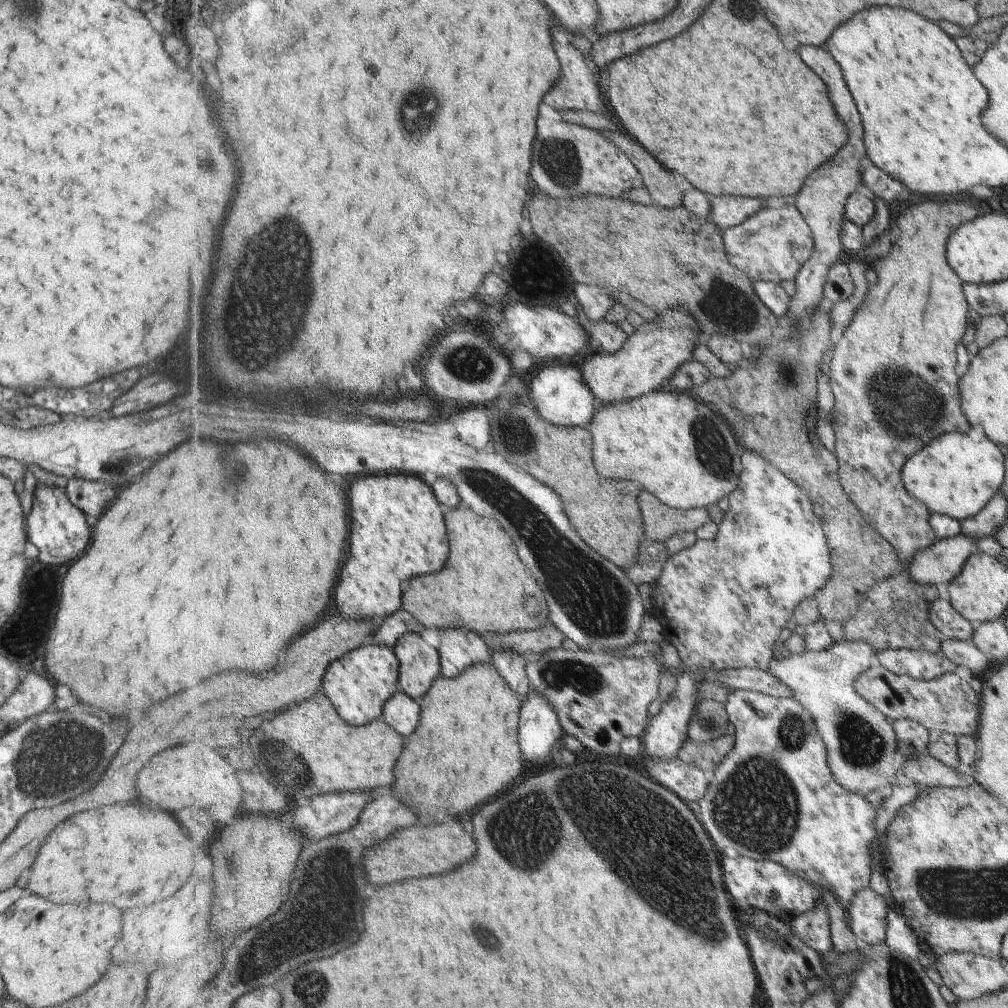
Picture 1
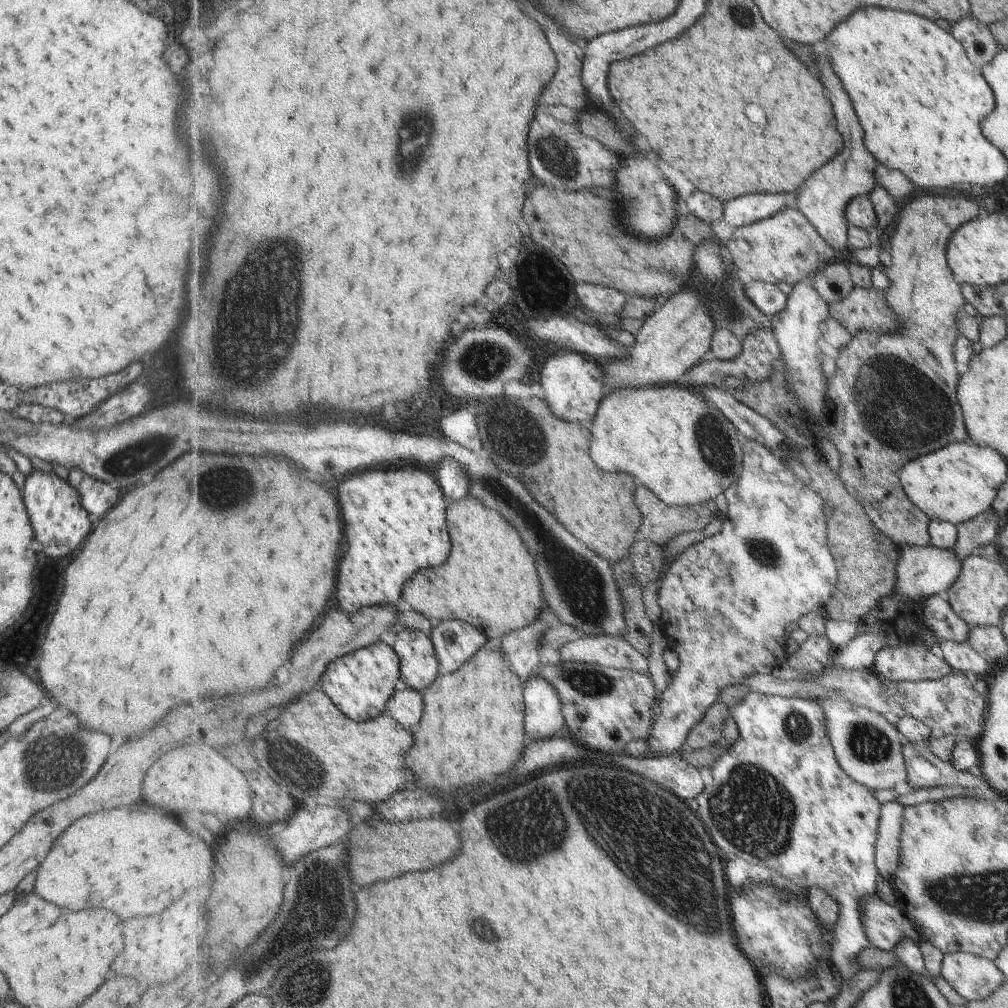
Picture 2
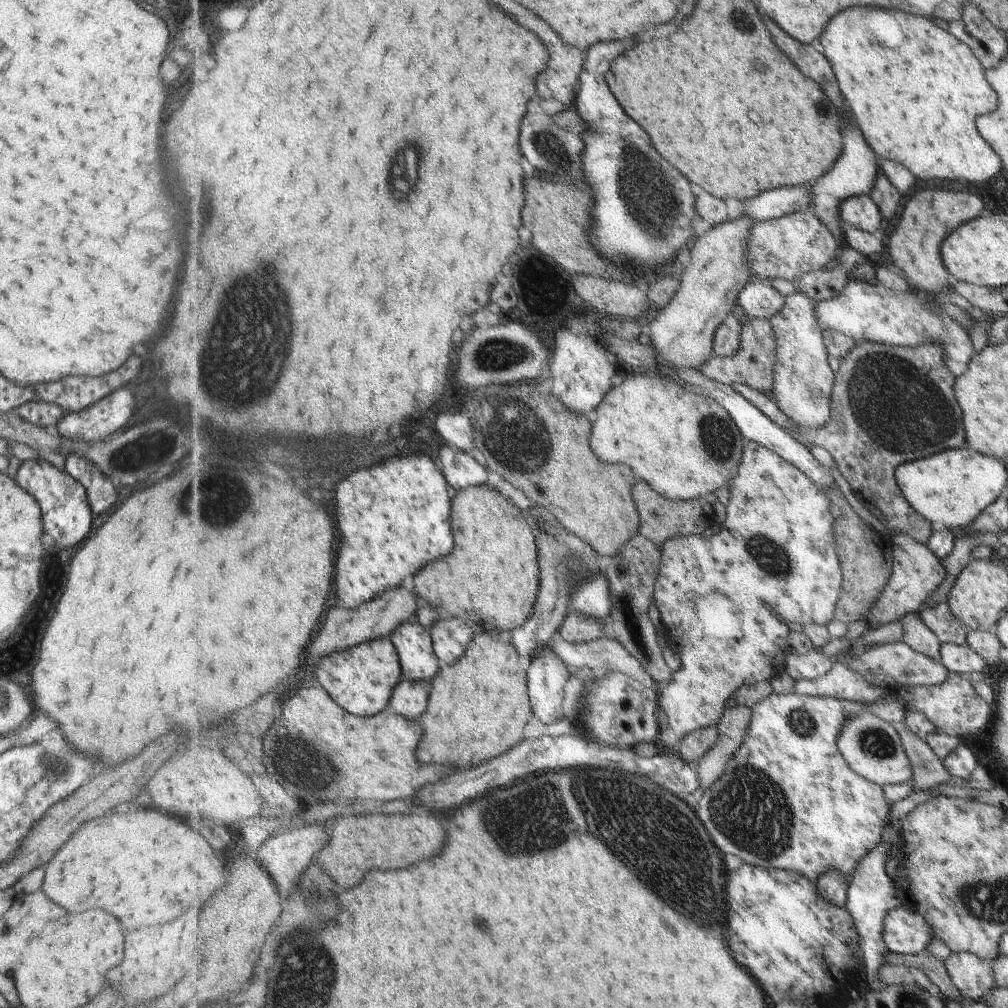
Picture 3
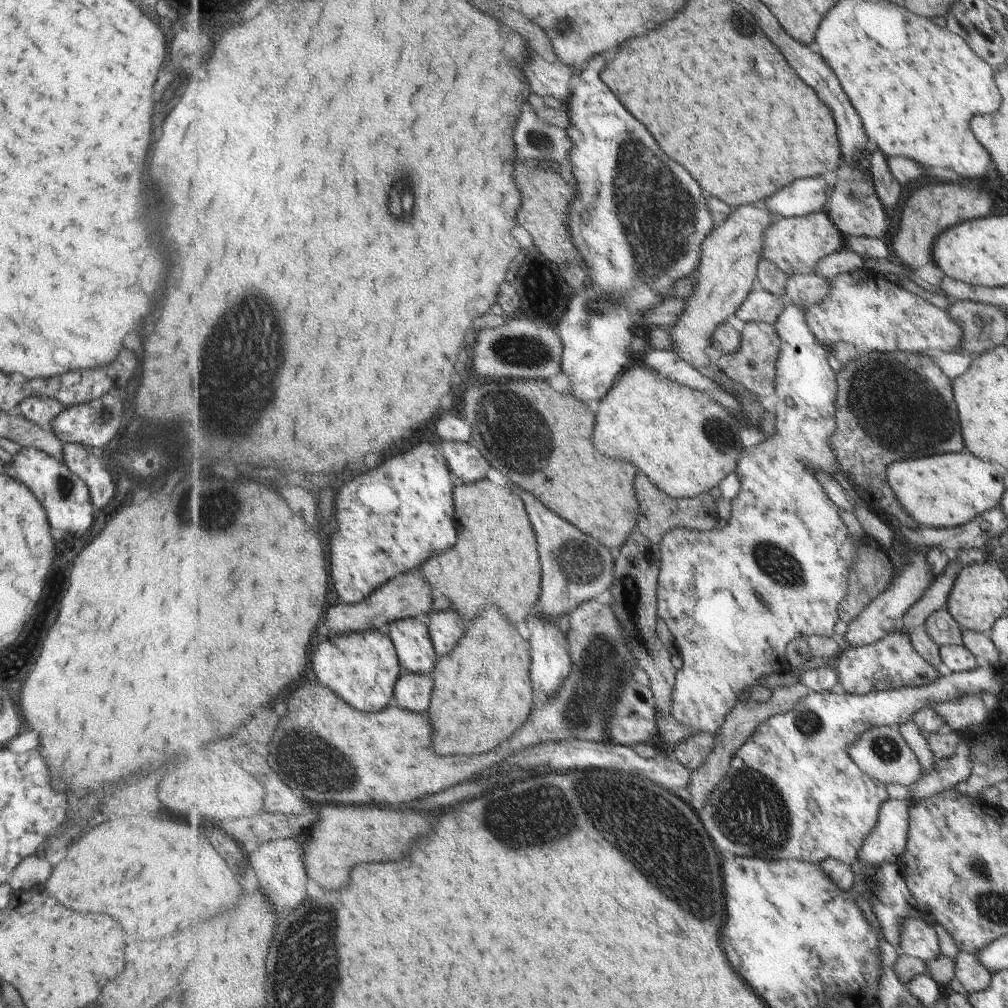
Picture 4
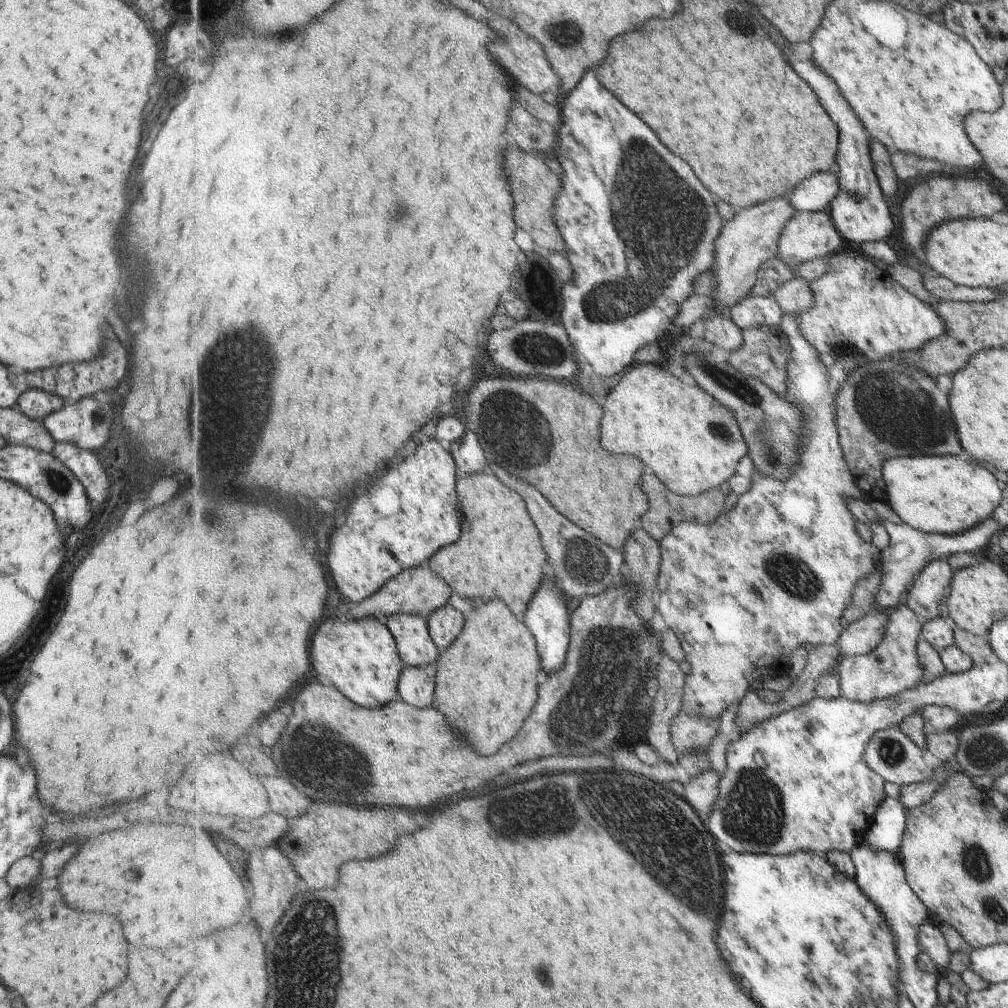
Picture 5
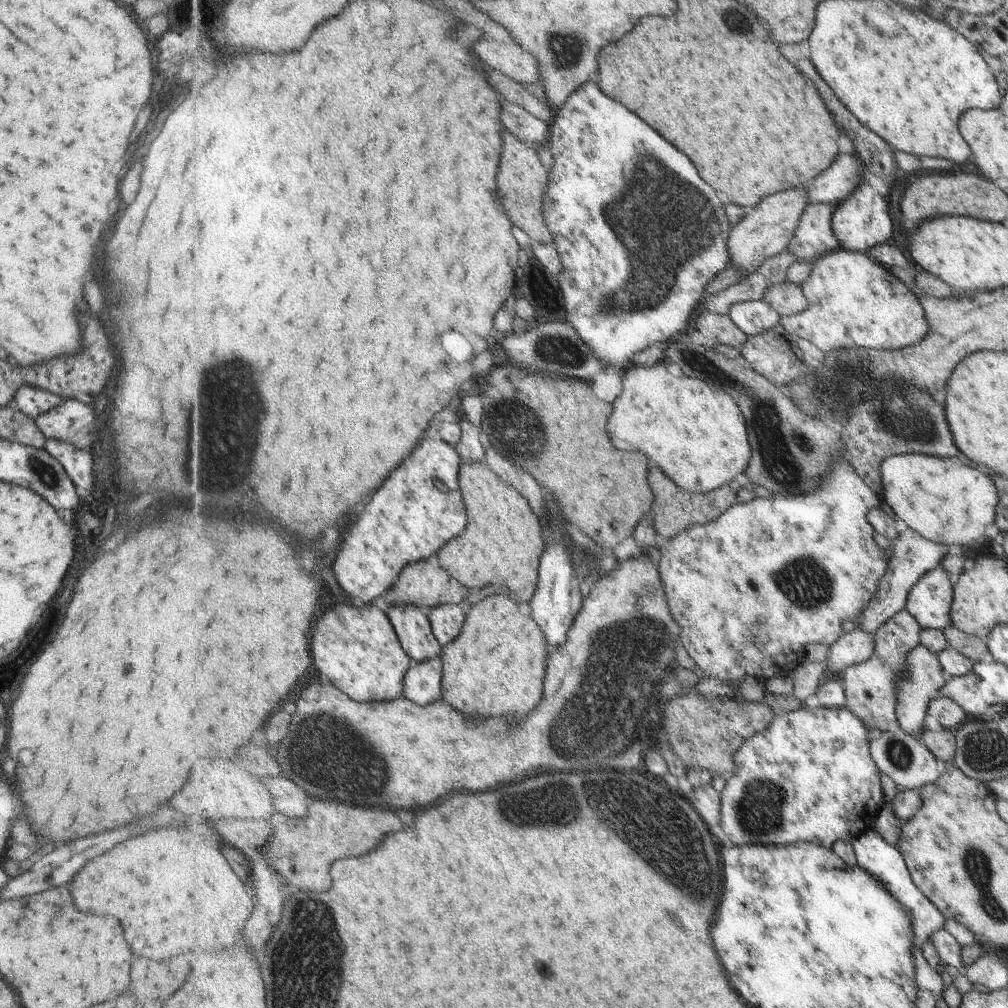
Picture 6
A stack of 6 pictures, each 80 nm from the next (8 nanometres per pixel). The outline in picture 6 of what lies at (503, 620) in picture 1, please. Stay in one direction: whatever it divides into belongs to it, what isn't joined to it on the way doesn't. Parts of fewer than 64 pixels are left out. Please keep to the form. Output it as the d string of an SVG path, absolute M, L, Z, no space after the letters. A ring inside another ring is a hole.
M485 460L463 461L460 471L460 487L466 501L469 526L467 526L467 532L463 532L463 536L451 540L451 544L445 544L436 559L454 579L460 580L464 587L484 587L487 584L503 585L513 592L514 597L524 609L528 609L538 587L542 556L546 550L545 532L538 514L530 505L527 497L500 477Z

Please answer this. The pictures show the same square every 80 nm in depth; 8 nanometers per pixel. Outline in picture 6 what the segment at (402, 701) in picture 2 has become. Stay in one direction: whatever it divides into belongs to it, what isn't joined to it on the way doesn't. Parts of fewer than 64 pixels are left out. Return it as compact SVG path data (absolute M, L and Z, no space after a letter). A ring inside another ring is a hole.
M442 657L414 661L404 679L404 695L417 704L431 704L441 700L443 690Z

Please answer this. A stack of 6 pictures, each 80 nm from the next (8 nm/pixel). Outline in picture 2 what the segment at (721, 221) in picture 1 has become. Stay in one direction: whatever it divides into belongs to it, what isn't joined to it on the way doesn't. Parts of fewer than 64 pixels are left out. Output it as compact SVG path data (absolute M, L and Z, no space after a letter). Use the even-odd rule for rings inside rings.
M751 194L725 204L724 218L736 230L763 219L771 219L786 206L785 194Z

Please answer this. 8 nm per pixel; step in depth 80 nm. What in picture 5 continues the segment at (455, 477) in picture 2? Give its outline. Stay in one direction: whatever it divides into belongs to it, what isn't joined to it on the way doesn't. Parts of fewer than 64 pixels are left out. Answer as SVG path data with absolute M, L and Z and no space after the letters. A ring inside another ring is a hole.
M468 424L468 429L461 440L450 443L449 450L455 457L459 473L488 472L489 460L478 434L471 425Z

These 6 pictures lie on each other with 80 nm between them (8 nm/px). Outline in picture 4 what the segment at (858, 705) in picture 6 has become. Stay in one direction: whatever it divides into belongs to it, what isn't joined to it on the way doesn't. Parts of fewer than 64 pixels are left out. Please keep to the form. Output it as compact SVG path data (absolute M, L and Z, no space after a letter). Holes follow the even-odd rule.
M905 630L892 631L873 644L848 646L837 663L840 688L847 693L867 693L874 690L885 691L897 688L919 688L939 678L939 673L927 664L910 646L909 635Z

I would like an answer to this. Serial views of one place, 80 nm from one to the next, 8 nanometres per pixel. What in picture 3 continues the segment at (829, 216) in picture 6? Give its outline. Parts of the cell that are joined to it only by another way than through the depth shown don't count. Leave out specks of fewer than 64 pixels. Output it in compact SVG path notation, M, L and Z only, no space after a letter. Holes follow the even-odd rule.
M811 209L785 214L775 220L757 221L751 228L749 264L754 280L785 279L795 284L807 273L820 272L833 264L841 252L835 236Z

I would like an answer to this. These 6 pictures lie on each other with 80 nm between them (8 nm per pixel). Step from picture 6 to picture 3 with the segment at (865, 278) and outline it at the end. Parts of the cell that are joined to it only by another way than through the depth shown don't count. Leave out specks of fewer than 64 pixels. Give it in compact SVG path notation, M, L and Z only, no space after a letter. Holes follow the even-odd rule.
M854 276L837 298L819 302L817 316L823 330L835 330L839 334L851 337L854 342L867 340L889 346L919 346L927 342L939 344L939 348L943 350L943 362L955 372L955 376L961 376L967 370L969 360L975 354L970 336L937 306L929 304L927 300L911 292L897 294L893 290L883 288L881 284L865 282L865 279L857 280ZM891 306L893 314L887 314Z

